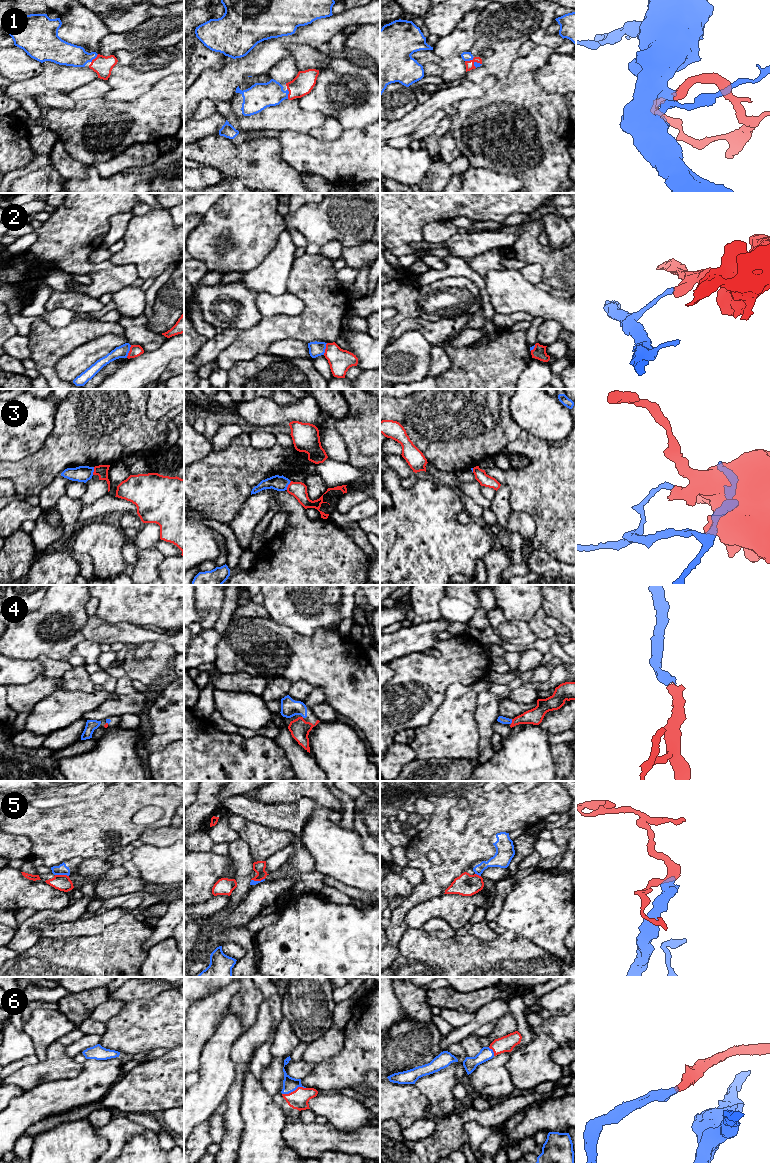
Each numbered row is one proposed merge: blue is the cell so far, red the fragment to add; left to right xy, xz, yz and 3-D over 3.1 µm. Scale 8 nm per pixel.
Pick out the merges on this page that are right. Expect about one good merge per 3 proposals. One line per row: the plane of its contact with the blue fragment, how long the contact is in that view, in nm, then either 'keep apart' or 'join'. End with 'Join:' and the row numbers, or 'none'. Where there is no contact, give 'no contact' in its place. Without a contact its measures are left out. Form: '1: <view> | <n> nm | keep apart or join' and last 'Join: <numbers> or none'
1: xz | 90 nm | join
2: xy | 110 nm | keep apart
3: xz | 80 nm | keep apart
4: yz | 40 nm | join
5: xy | 110 nm | keep apart
6: xz | 200 nm | join
Join: 1, 4, 6

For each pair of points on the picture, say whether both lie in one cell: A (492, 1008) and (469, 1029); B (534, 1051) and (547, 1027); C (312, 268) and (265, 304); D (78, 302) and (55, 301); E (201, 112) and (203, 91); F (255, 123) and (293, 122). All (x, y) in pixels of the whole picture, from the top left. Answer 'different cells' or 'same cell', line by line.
A: same cell
B: different cells
C: different cells
D: same cell
E: different cells
F: same cell

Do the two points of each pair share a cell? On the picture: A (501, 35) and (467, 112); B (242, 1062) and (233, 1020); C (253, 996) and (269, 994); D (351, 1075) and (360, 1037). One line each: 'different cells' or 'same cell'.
A: different cells
B: different cells
C: different cells
D: same cell

